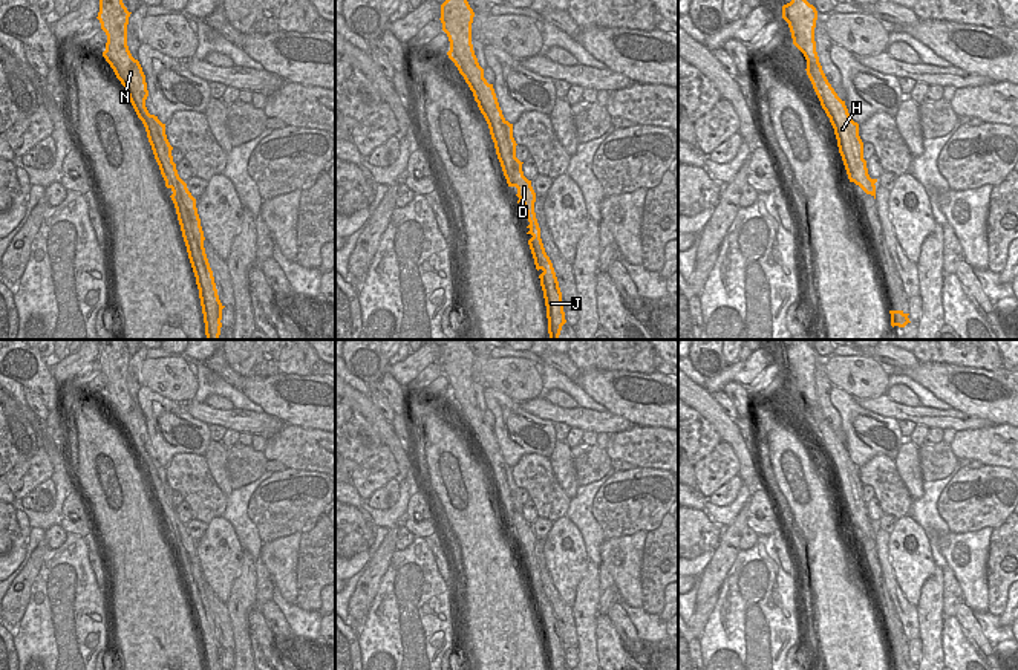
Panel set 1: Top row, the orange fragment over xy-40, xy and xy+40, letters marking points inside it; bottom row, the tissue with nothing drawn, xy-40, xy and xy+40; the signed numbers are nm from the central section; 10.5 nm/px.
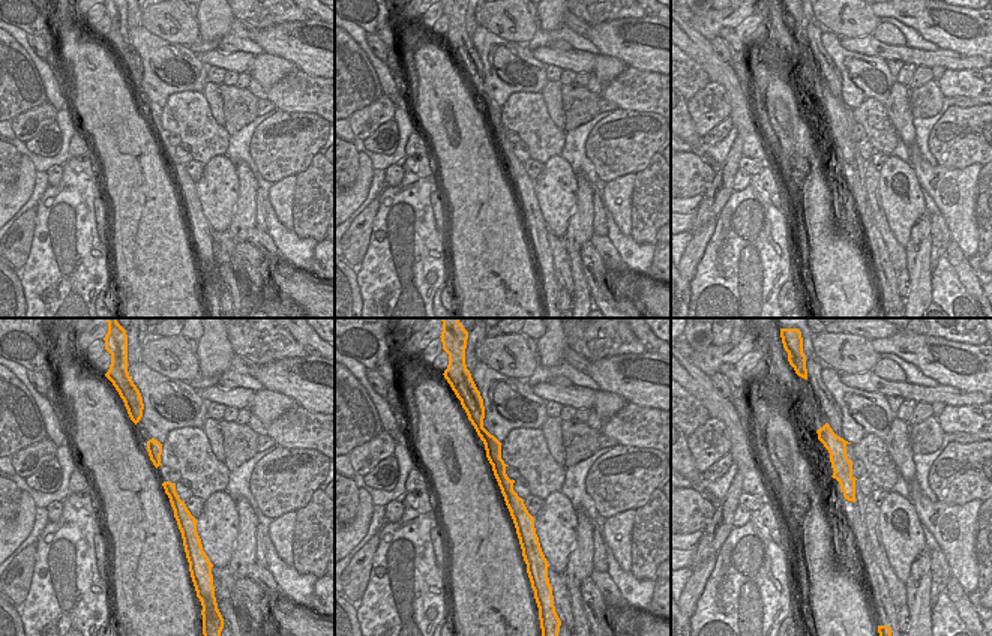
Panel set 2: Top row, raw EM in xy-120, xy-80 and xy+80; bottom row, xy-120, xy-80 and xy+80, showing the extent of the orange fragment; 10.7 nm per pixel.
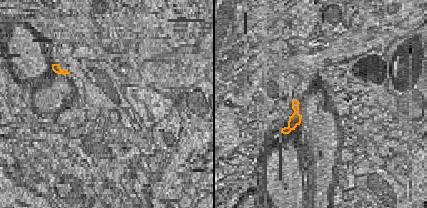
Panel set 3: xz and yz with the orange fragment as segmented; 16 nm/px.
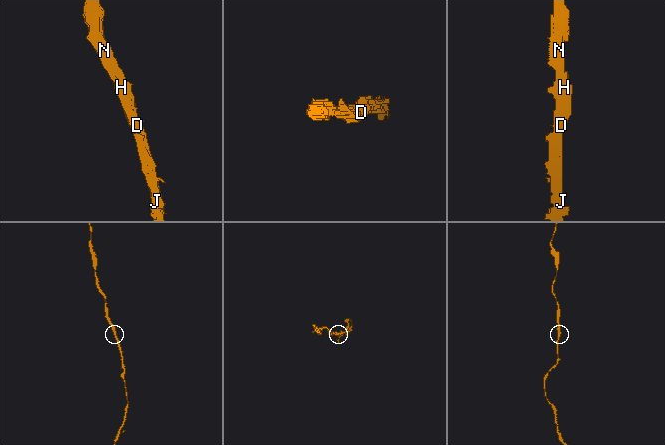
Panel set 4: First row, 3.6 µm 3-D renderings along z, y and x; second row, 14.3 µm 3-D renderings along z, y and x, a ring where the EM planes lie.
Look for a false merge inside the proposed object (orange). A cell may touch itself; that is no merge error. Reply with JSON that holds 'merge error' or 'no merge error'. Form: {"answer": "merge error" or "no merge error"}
{"answer": "no merge error"}

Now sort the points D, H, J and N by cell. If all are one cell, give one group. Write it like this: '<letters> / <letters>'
D H J N

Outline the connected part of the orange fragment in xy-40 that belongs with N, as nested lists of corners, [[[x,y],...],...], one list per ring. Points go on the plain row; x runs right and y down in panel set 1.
[[[122,340],[100,341],[100,355],[96,361],[107,378],[103,399],[124,428],[138,460],[145,470],[165,529],[173,534],[170,540],[176,551],[188,601],[196,620],[205,670],[222,670],[220,662],[225,649],[219,642],[213,613],[205,597],[205,580],[196,551],[196,542],[178,517],[171,499],[173,489],[165,477],[165,467],[162,467],[158,459],[150,457],[145,450],[145,442],[148,439],[145,418],[139,404],[132,399],[127,389],[127,367],[130,356],[132,355],[129,355],[122,346]]]

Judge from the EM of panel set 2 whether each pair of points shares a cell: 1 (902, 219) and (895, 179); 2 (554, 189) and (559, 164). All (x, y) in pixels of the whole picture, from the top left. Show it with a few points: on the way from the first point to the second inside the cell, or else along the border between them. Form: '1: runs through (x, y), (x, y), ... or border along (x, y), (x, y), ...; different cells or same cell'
1: runs through (902, 209), (899, 189); same cell
2: runs through (557, 183), (557, 170); same cell

